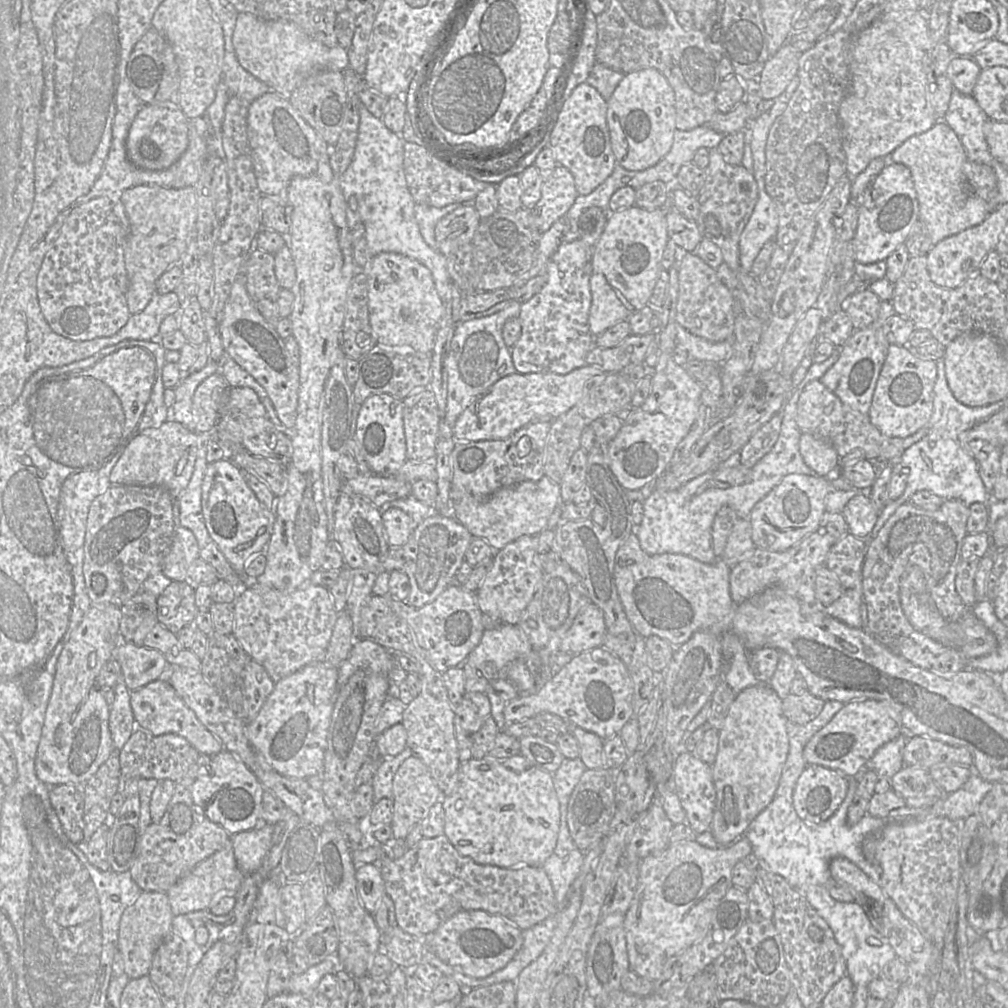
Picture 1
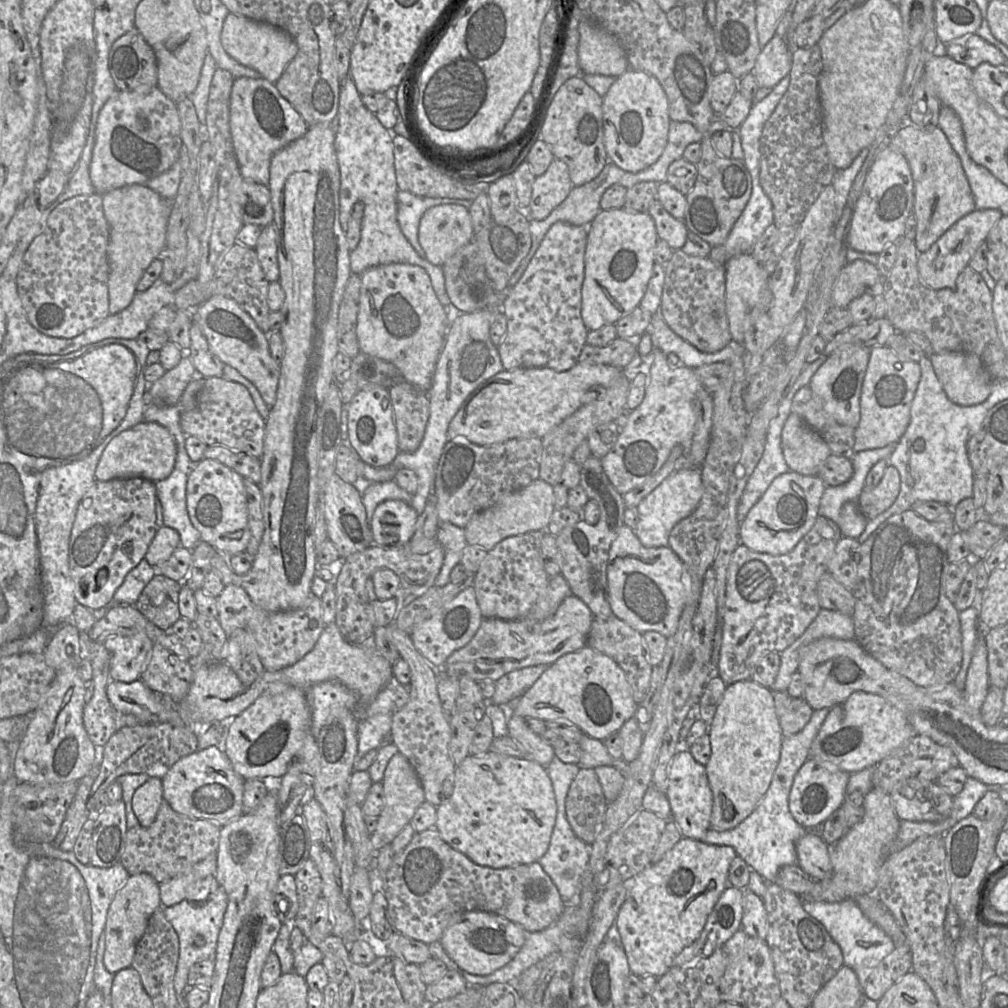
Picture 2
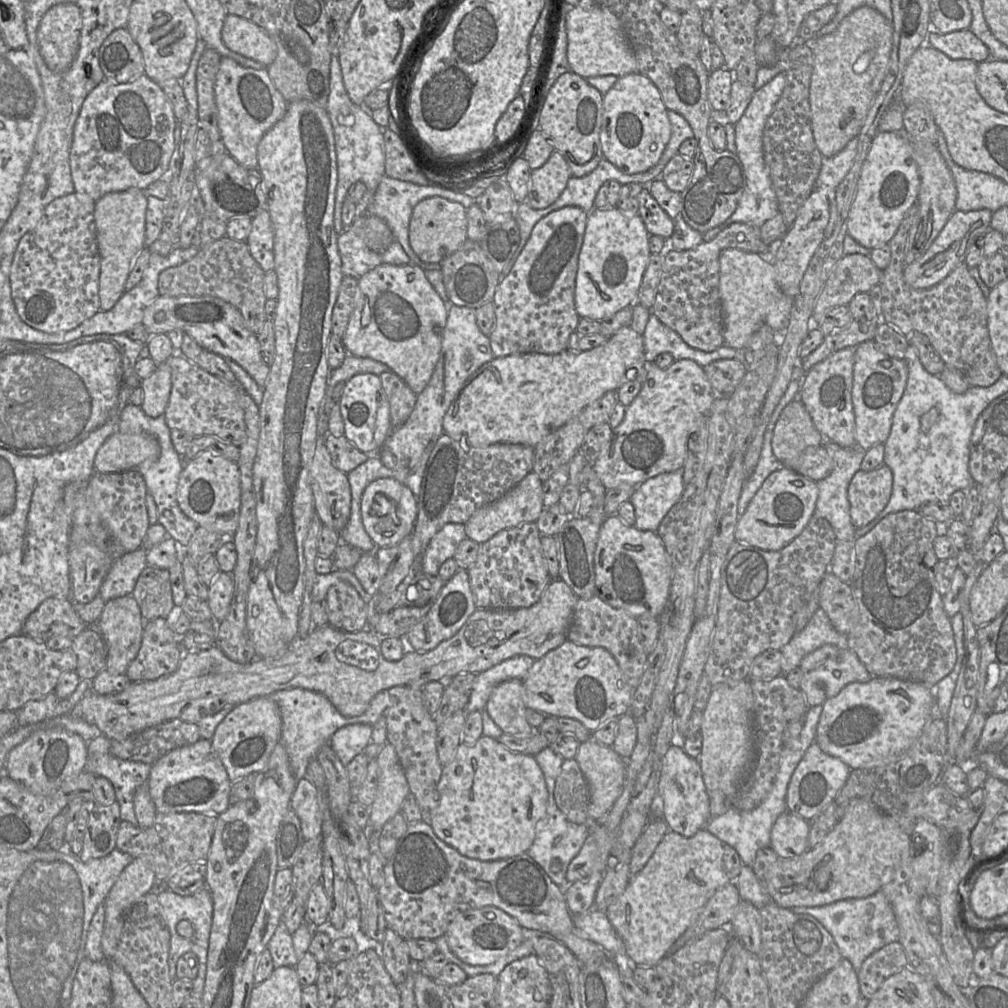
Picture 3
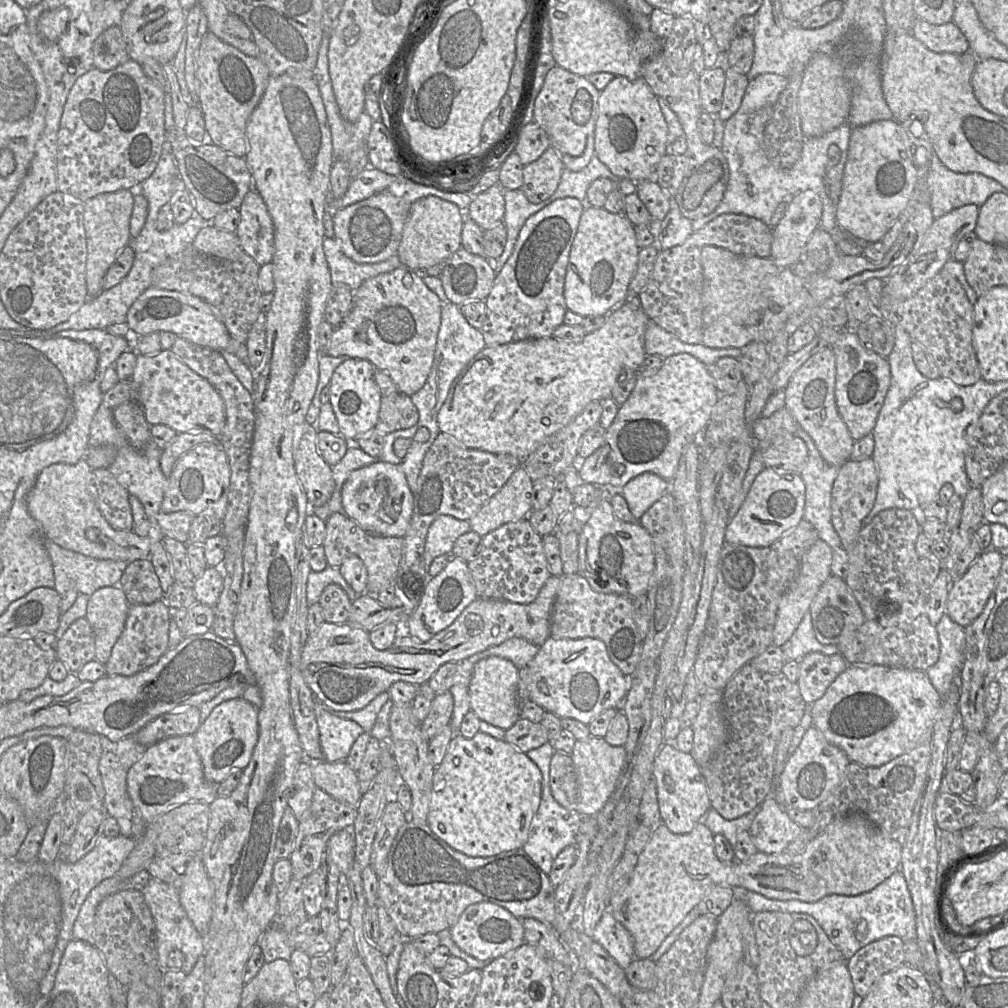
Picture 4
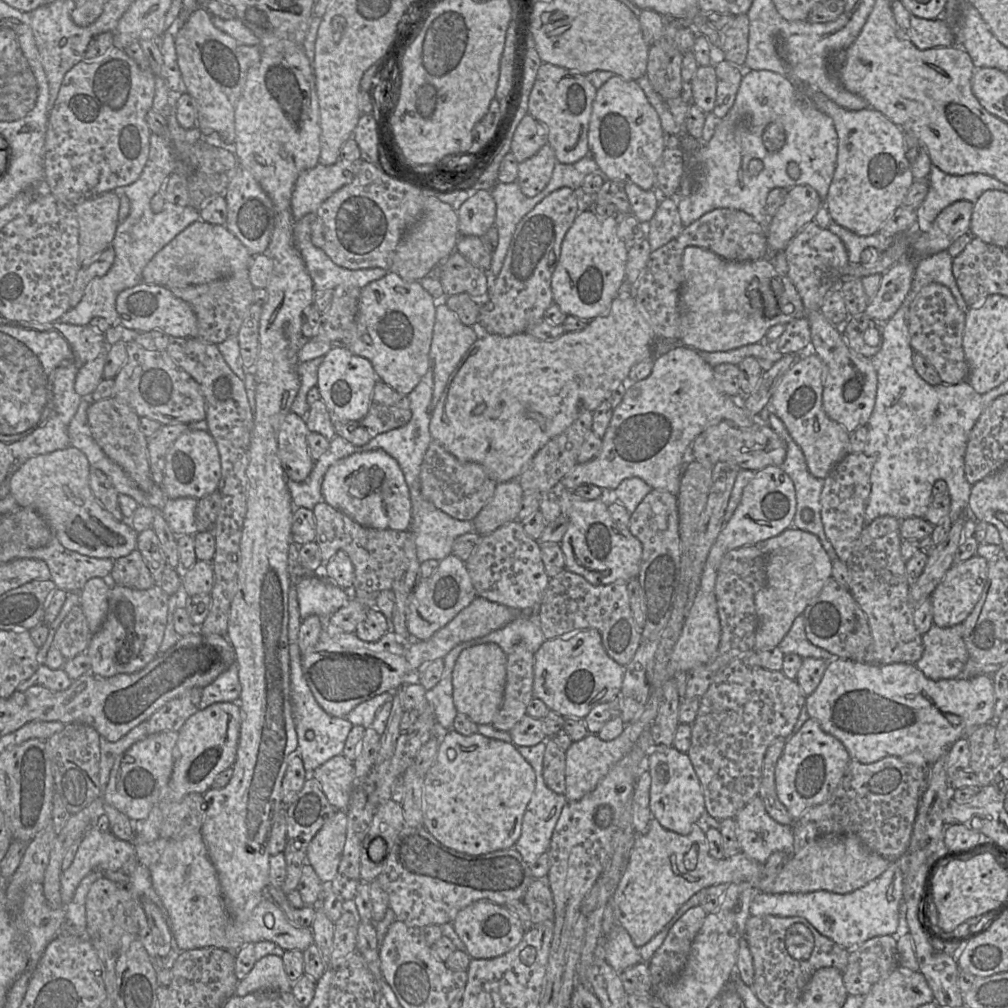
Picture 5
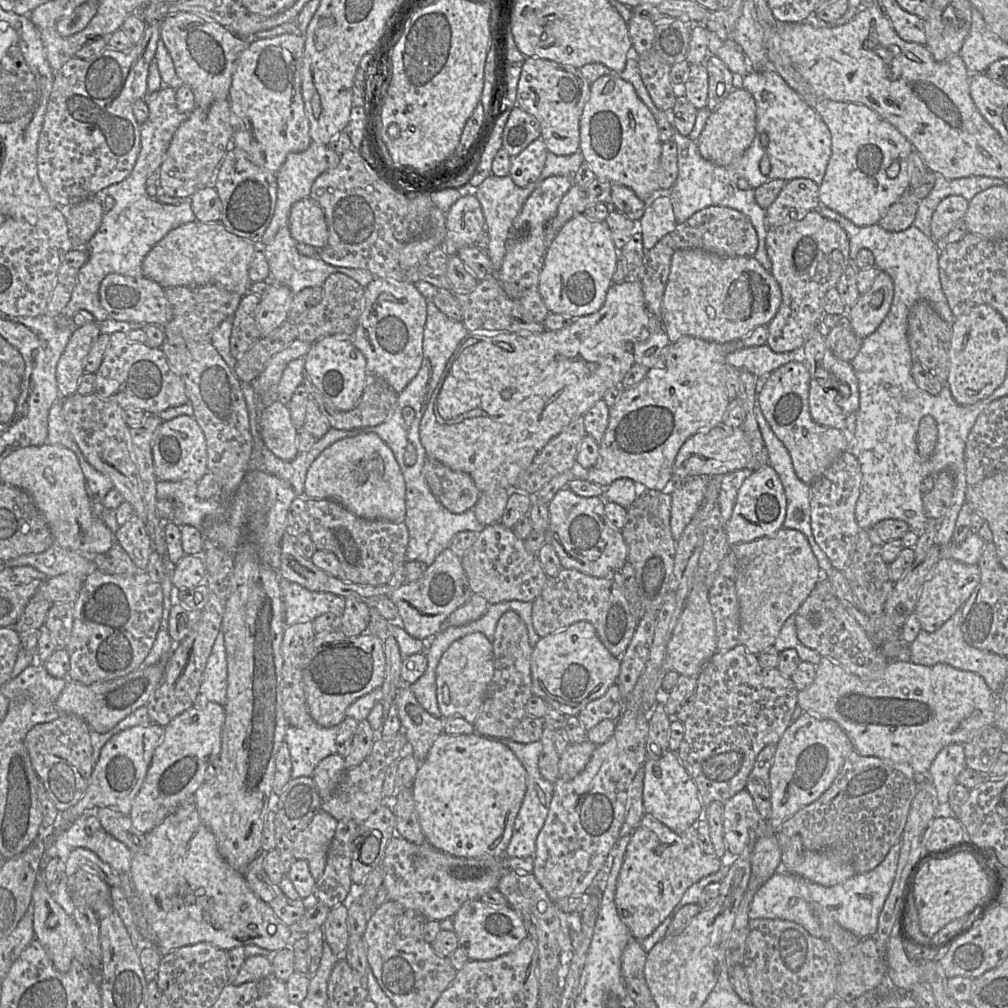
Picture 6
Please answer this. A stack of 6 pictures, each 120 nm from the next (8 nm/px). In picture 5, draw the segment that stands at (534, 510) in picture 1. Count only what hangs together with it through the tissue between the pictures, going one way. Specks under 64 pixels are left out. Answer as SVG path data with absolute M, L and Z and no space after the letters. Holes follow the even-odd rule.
M517 479L497 483L490 501L473 519L474 530L481 536L516 521L521 509L524 490Z

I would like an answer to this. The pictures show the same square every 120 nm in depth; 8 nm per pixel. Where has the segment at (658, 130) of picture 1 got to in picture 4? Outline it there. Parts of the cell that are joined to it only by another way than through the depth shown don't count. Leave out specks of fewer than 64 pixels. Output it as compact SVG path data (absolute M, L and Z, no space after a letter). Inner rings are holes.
M615 76L600 91L594 132L595 156L618 178L633 182L653 179L660 160L667 153L667 135L668 126L661 111L658 97L642 77L637 80L629 80L624 76Z

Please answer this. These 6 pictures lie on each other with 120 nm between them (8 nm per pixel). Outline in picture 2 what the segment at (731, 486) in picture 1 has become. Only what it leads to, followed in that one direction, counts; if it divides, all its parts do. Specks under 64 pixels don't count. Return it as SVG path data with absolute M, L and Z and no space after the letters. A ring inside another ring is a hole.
M822 354L817 360L805 366L802 373L799 375L798 379L794 383L793 387L781 402L778 409L777 416L774 417L773 420L770 422L766 432L766 442L765 442L763 455L760 461L758 462L757 466L755 467L754 471L750 475L737 507L737 520L739 523L741 523L745 519L750 509L764 495L766 490L771 485L772 481L779 475L790 471L789 466L787 465L785 458L783 456L783 451L781 447L781 433L783 430L783 426L788 416L792 412L791 406L792 406L792 401L794 396L796 395L798 390L800 390L802 387L807 386L809 384L815 372L822 366L822 364L828 359L828 357L829 356L825 356ZM700 468L675 470L636 506L638 522L635 534L641 544L648 548L667 547L672 528L697 508L702 495L703 485Z

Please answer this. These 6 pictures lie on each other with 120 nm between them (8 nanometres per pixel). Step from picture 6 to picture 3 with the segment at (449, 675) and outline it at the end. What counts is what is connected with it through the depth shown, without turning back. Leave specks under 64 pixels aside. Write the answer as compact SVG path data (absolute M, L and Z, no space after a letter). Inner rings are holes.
M511 679L495 686L484 710L503 733L527 738L538 730L526 719L523 680Z

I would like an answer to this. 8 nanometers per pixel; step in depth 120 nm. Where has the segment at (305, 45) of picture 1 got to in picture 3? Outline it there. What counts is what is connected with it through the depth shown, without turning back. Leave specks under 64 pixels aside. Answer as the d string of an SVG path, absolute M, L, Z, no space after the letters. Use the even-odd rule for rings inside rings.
M227 14L221 33L224 45L231 51L268 67L277 56L277 47L268 33L255 23Z

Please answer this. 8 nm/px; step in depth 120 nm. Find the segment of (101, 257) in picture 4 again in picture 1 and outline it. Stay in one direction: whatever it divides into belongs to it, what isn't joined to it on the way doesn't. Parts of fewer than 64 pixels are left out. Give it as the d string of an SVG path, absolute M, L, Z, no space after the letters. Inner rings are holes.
M141 185L123 190L118 194L118 200L127 220L123 261L128 280L126 303L133 315L142 311L157 294L158 278L172 266L179 265L184 256L195 227L196 197L193 186L168 189Z

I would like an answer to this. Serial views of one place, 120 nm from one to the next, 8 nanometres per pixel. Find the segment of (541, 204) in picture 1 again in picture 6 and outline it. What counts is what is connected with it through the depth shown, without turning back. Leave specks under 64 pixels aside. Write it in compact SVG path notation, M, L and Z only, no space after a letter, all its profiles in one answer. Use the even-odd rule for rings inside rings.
M538 138L531 142L523 151L518 155L510 158L510 172L509 176L514 184L520 188L526 188L531 184L535 184L544 168L548 150L544 141Z

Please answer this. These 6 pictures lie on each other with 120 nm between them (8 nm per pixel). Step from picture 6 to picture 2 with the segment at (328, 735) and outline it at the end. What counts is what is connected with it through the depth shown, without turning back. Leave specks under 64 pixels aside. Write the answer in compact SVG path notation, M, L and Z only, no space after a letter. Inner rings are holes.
M377 714L359 722L356 761L362 759L371 750L377 750L381 747L383 738L391 731L392 714Z

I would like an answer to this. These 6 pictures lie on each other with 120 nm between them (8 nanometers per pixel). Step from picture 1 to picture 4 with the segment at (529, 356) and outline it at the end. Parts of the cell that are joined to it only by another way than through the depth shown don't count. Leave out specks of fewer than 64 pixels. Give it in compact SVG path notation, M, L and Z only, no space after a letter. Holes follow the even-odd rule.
M574 197L560 198L531 215L521 228L514 249L502 270L496 274L492 289L485 299L486 319L481 328L486 346L497 346L525 339L552 337L554 329L563 324L567 311L564 282L571 246L587 201Z

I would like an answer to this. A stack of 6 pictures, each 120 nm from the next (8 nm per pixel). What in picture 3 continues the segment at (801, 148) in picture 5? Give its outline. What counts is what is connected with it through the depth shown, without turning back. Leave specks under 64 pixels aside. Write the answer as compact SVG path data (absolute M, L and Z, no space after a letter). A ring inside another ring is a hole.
M779 73L768 83L756 89L740 120L734 124L736 155L743 164L746 175L746 187L738 206L731 217L725 222L724 228L732 223L740 222L754 227L761 226L778 212L778 201L764 160L763 131L766 121L780 99L786 85L785 73ZM858 137L851 139L838 154L822 158L822 165L816 180L815 190L824 191L830 208L830 218L824 231L824 237L829 238L834 232L838 218L836 204L836 189L849 172L857 153Z

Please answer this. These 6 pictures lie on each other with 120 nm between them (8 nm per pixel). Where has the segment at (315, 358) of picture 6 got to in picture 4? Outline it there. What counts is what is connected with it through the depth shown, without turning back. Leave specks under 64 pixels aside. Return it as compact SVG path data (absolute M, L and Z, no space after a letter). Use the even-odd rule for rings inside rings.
M345 358L329 382L329 403L335 413L340 435L354 443L358 434L372 429L379 417L381 391L375 381L376 368L365 359Z

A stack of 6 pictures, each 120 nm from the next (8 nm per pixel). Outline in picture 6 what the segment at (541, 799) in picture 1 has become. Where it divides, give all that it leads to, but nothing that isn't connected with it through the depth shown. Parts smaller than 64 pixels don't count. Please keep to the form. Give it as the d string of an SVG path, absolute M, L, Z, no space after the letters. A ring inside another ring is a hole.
M441 733L413 782L417 816L426 841L460 858L503 856L526 786L526 770L509 747L478 733Z

